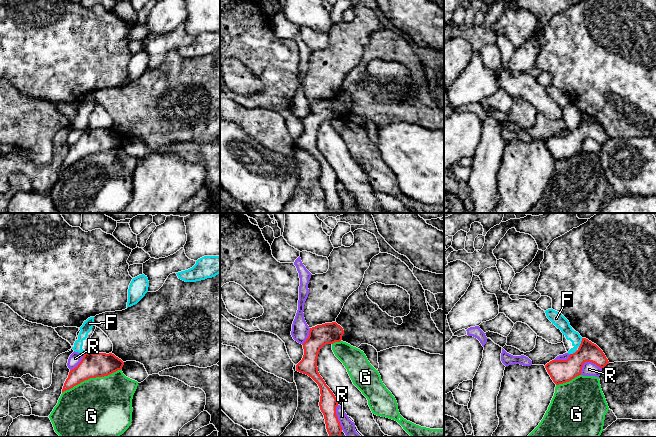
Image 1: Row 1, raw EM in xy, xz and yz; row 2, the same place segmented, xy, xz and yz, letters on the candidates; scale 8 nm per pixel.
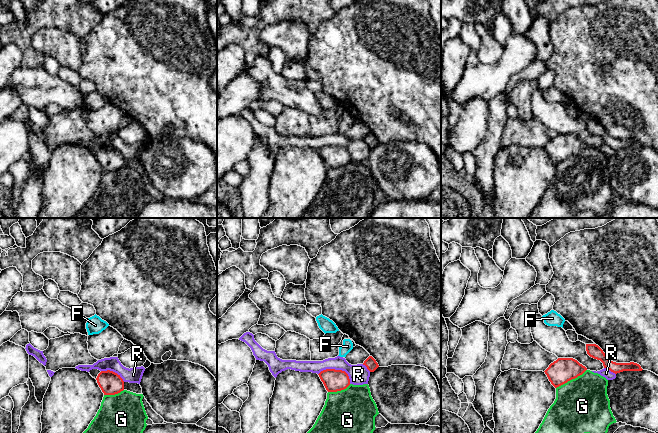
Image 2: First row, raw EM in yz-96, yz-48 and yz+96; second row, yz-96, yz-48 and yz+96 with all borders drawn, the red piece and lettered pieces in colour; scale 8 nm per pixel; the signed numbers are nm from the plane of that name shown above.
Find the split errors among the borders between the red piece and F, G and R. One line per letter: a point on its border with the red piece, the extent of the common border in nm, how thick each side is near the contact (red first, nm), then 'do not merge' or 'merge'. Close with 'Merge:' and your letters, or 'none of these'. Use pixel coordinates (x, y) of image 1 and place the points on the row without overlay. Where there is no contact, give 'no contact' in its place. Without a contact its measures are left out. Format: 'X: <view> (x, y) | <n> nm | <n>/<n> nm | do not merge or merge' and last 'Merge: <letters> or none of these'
F: yz (581, 118) | 80 nm | 160/100 nm | do not merge
G: xy (91, 153) | 500 nm | 200/480 nm | do not merge
R: yz (587, 137) | 190 nm | 190/110 nm | do not merge
Merge: none of these

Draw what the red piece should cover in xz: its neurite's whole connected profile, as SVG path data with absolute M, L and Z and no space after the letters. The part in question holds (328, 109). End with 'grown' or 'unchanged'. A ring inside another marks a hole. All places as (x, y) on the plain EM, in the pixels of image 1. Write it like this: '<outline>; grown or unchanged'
M336 98L310 104L309 112L302 120L304 125L303 134L296 141L296 147L311 153L320 164L319 182L324 191L326 205L330 213L341 213L342 203L336 191L338 178L318 148L317 134L320 125L324 121L340 118L343 110L343 104Z; unchanged

